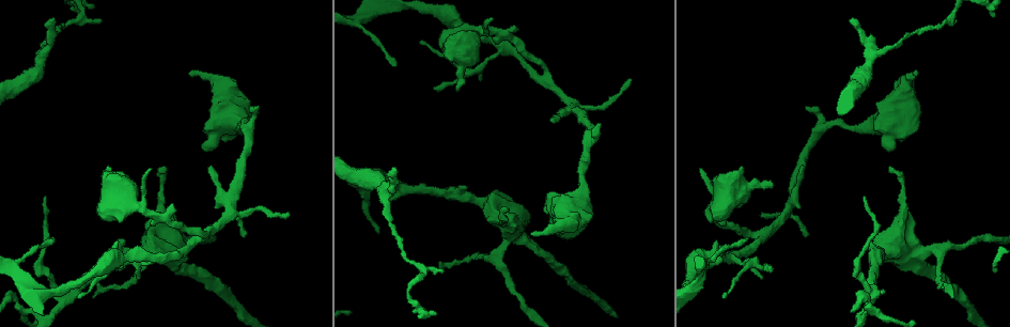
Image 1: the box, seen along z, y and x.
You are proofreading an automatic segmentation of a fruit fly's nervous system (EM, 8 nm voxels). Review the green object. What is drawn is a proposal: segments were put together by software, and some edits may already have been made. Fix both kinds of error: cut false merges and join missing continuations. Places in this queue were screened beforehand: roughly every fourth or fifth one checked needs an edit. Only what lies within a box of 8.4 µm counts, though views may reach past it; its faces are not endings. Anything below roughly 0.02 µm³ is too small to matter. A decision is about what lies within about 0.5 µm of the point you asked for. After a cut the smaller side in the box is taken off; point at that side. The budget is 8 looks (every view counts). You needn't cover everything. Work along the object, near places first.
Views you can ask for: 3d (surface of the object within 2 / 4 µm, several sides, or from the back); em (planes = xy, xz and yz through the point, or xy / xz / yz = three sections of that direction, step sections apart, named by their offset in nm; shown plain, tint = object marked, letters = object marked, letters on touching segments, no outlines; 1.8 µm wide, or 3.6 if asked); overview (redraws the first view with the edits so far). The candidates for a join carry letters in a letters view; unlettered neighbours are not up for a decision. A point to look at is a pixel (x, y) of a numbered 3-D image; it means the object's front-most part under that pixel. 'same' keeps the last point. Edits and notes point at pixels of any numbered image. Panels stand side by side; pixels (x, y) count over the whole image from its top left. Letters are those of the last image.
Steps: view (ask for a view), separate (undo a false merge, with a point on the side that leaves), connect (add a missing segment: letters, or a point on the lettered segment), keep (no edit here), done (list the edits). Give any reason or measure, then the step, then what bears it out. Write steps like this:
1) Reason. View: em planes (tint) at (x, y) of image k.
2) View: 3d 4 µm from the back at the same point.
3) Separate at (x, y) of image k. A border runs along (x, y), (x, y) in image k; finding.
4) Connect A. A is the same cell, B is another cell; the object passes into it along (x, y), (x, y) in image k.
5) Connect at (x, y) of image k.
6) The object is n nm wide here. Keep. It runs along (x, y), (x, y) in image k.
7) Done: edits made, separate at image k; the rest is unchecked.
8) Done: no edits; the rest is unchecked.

Thin end. View: 3d 2 µm at (243, 237) of image 1.

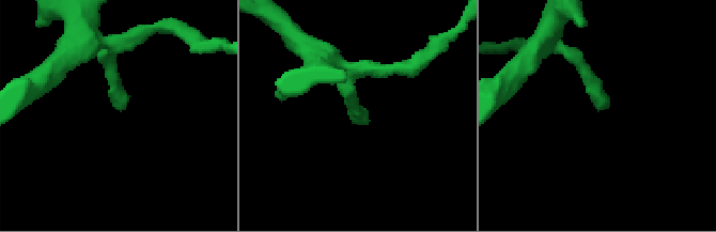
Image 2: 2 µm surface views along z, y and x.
Shape alone is not enough. View: em xy step 16 (tint) at (124, 108) of image 2.

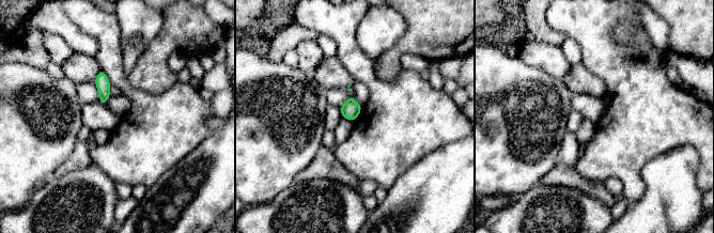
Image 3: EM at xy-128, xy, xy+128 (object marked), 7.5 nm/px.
View: em planes (letters) at the same point.

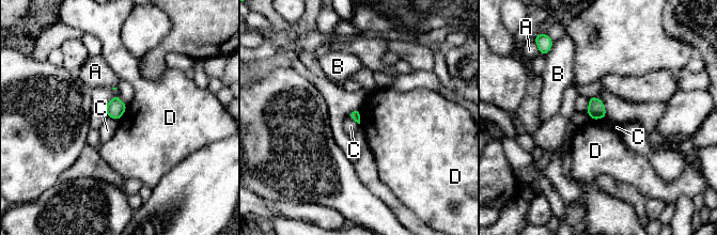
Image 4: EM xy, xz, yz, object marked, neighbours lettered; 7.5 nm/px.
Keep. A, B, C and D are other cells; a border runs along (127, 105), (119, 121) in image 4; none of them fits.

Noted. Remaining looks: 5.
Tapers out. View: 3d 2 µm at (92, 267) of image 1.

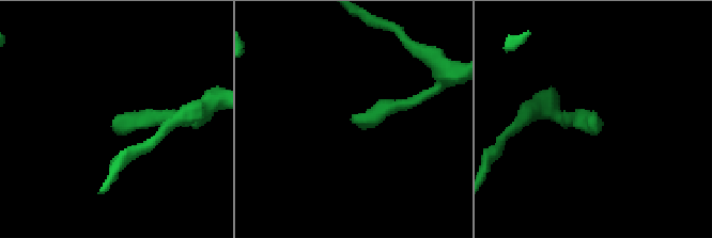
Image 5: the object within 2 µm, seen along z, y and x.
Now the EM. View: em xy step 4 (plain) at (591, 124) of image 5.

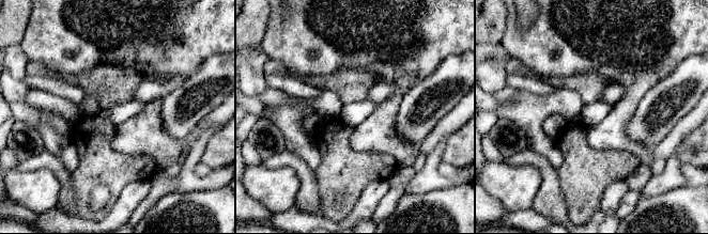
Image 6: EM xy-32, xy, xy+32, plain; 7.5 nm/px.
View: em xy step 4 (letters) at the same point.

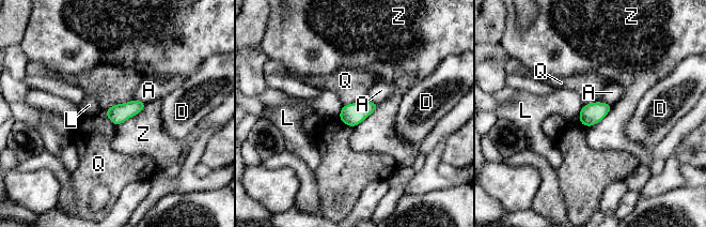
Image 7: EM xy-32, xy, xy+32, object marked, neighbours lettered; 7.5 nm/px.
The object is 150 nm wide here. Keep. A, D, L, Q and Z are other cells; a border runs along (132, 99), (105, 111), (114, 125) in image 7; no lettered segment goes on from it.

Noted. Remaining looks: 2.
An open end. View: em 3.6 µm planes (letters) at (191, 74) of image 1.

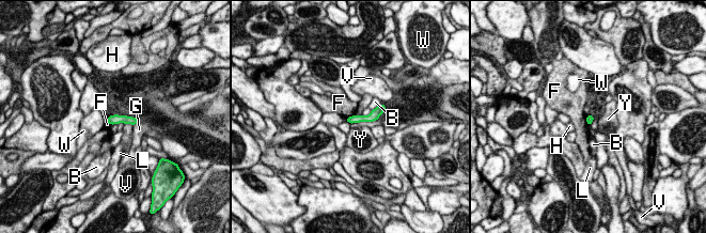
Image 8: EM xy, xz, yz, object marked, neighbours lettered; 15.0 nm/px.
The longest contact is with B, 190 nm. Keep. B, F, G, H, L, V, W and Y are other cells; no lettered segment goes on from it.

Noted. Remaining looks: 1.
Done: no edits; the rest is unchecked.

